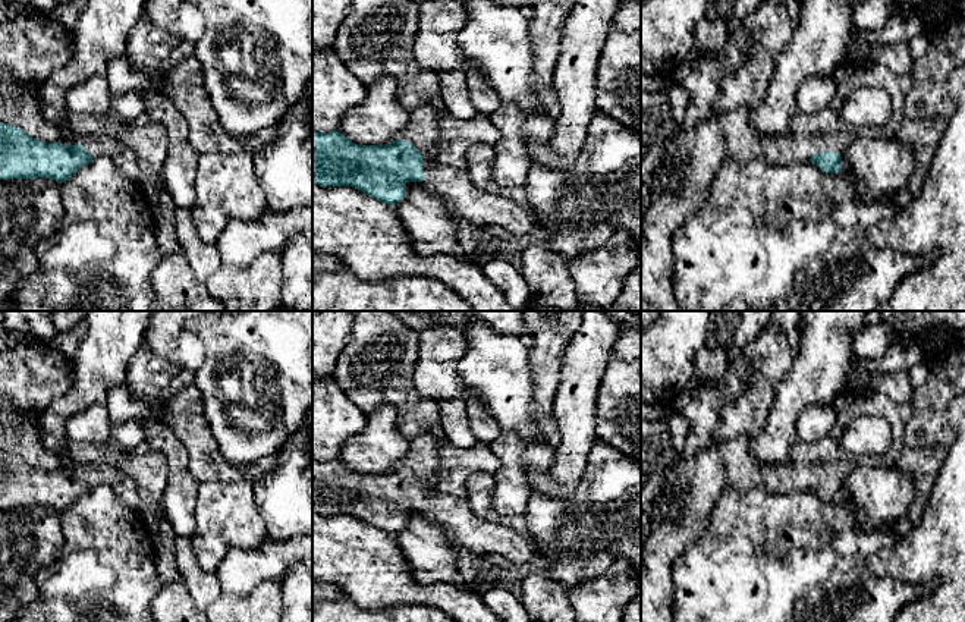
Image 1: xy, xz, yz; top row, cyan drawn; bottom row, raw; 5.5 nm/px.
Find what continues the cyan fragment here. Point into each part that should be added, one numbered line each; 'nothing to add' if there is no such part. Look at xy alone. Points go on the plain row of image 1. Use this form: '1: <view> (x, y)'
1: xy (123, 484)

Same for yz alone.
1: yz (792, 477)

